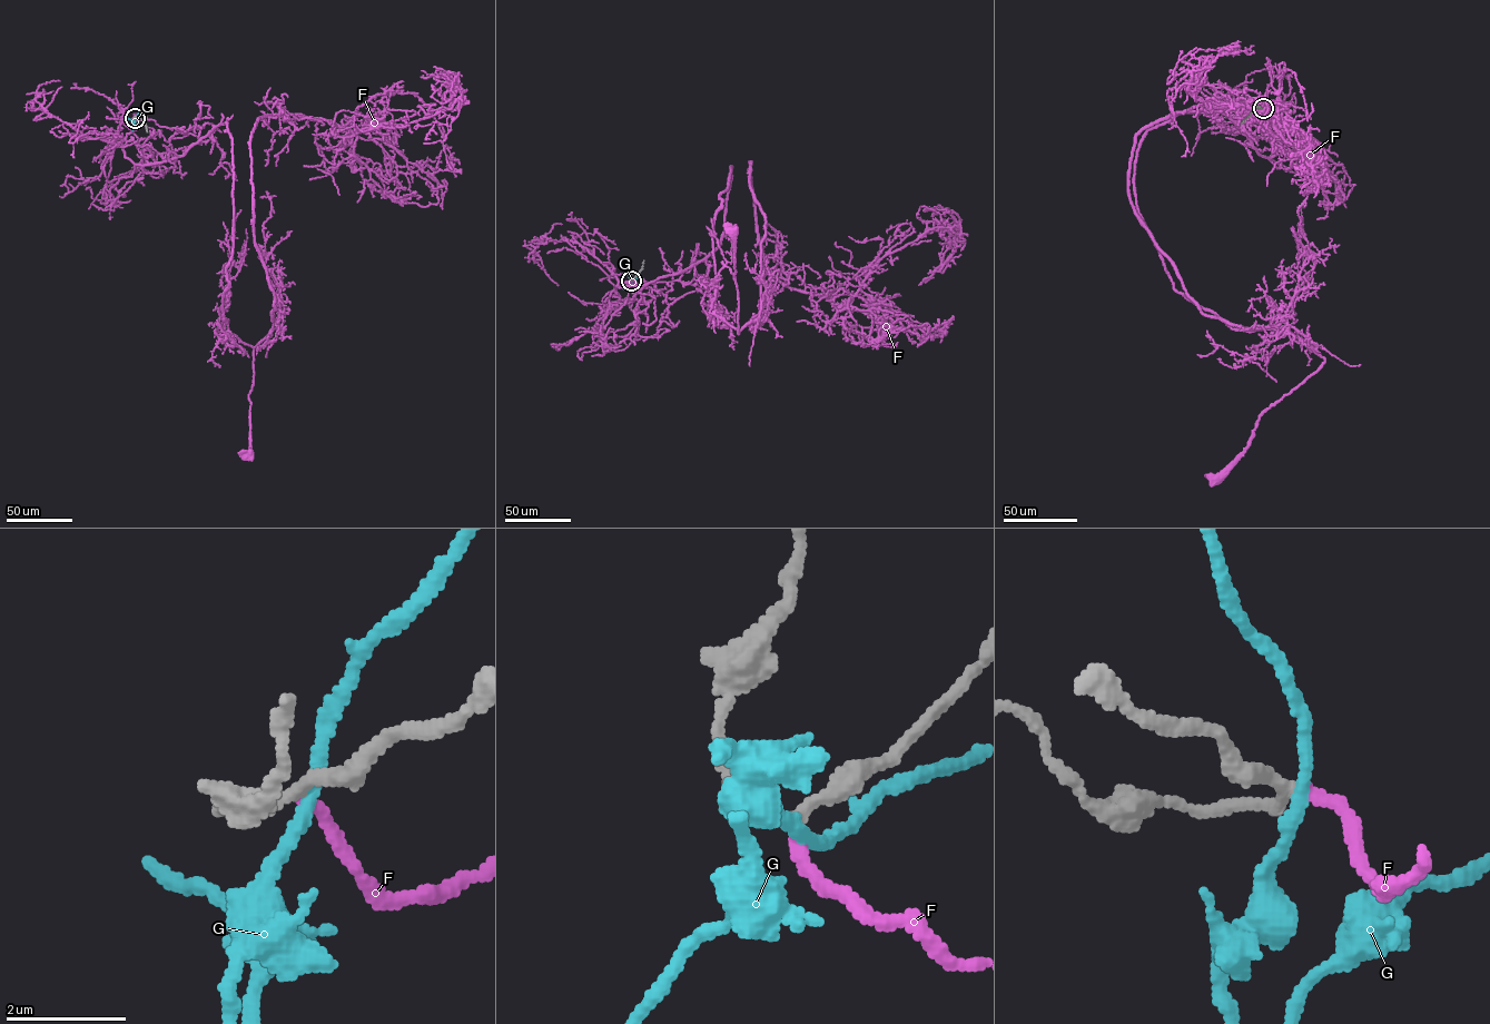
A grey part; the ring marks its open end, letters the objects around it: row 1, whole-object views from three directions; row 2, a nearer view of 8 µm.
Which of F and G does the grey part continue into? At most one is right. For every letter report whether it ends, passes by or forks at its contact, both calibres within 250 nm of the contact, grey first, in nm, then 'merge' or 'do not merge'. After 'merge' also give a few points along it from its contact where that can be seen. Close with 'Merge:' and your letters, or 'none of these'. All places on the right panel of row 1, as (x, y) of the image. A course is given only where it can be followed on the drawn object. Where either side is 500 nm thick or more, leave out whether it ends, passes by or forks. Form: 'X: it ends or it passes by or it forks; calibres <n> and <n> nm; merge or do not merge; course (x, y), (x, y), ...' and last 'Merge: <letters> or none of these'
F: it ends; calibres 200 and 200 nm; merge; course (1263, 108), (1253, 133), (1177, 112), (1134, 165), (1172, 287), (1324, 358), (1216, 480)
G: it passes by; calibres 200 and 220 nm; do not merge
Merge: F

